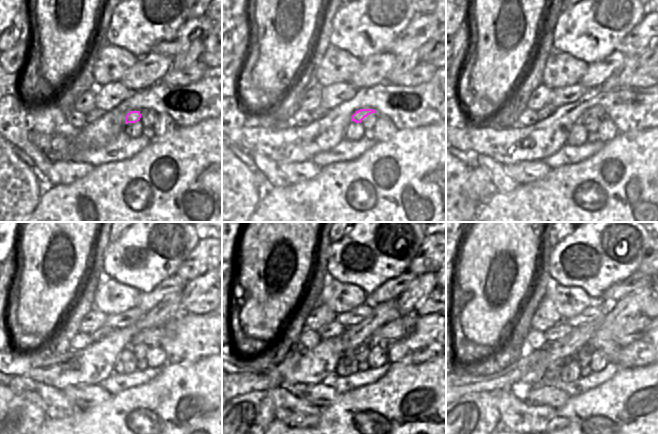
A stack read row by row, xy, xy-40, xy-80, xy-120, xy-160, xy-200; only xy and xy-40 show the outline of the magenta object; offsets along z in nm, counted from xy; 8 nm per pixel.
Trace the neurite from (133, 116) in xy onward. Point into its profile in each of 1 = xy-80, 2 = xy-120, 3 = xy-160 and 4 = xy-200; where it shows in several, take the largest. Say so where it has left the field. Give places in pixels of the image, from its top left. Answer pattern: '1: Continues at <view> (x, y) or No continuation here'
1: Continues at xy-80 (596, 111)
2: Continues at xy-120 (153, 337)
3: Continues at xy-160 (401, 328)
4: Continues at xy-200 (633, 329).

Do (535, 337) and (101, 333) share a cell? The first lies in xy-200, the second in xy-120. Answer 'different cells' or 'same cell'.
different cells

